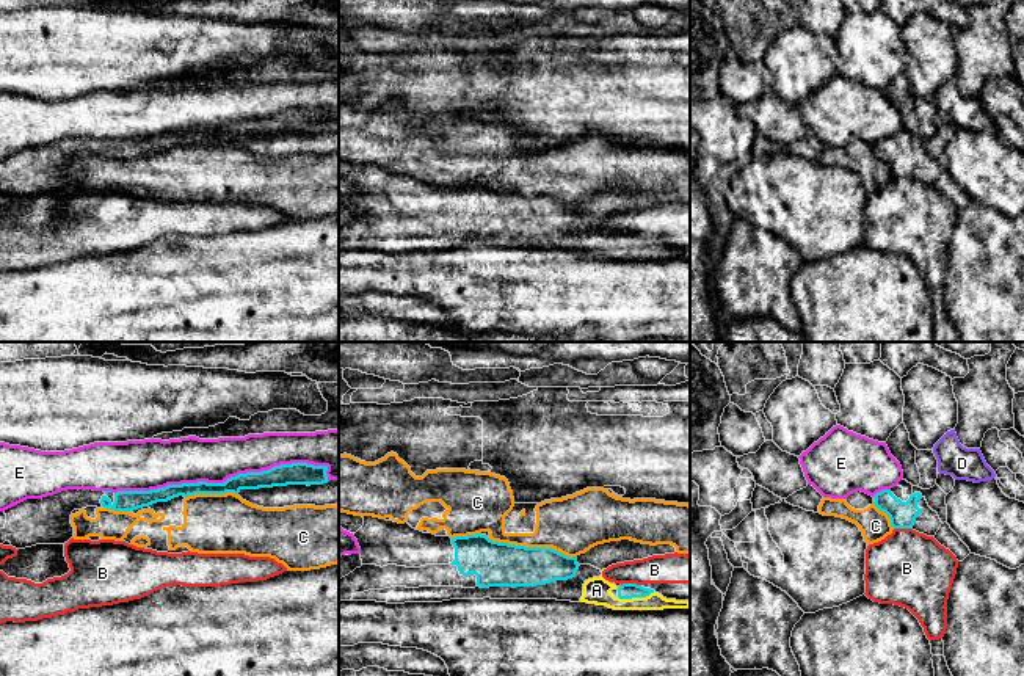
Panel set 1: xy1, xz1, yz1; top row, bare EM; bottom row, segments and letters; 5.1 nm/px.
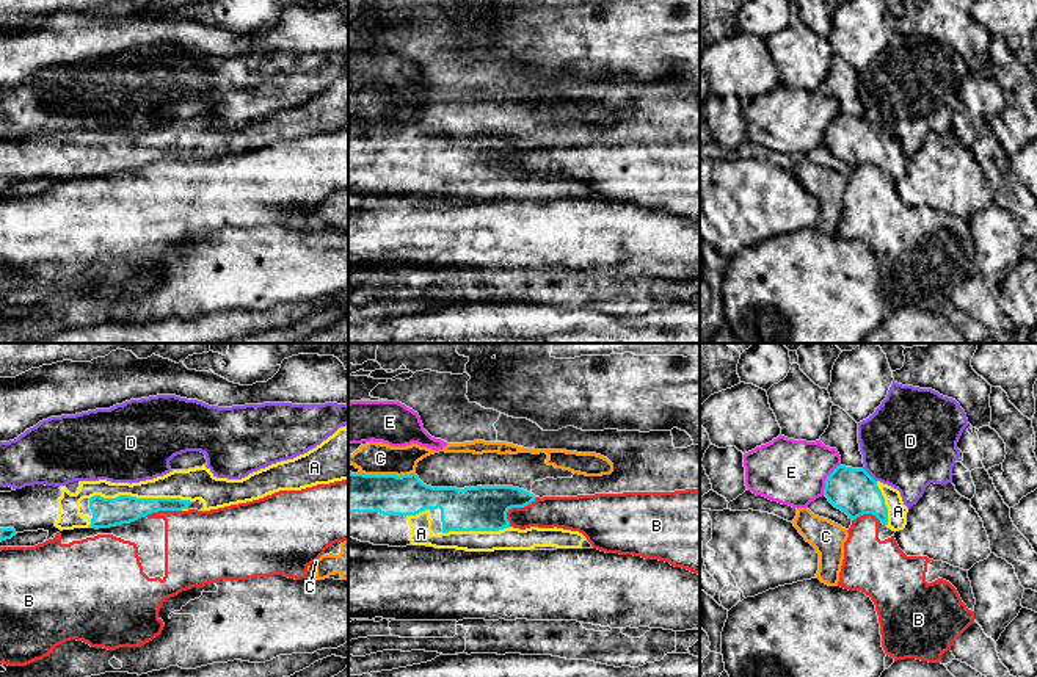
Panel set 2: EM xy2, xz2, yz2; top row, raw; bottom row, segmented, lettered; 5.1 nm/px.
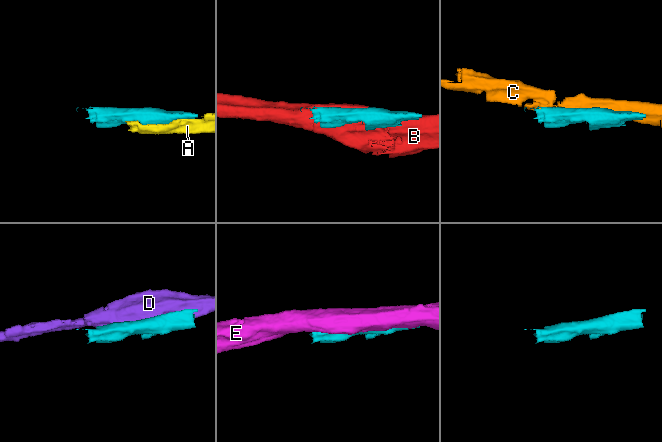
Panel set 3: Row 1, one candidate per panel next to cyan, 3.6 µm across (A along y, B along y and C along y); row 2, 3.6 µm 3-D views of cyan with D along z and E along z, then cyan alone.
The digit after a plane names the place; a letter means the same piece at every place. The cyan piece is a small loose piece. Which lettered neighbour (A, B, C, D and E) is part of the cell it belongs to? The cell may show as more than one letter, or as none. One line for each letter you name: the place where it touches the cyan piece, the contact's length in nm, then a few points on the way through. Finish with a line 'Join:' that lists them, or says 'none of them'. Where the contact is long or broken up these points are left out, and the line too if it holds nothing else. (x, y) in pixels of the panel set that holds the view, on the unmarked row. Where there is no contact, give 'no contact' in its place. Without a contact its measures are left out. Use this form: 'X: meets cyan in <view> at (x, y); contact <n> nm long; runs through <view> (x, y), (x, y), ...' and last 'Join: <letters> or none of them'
A: meets cyan in xy2 at (141, 148); contact 550 nm long
Join: A

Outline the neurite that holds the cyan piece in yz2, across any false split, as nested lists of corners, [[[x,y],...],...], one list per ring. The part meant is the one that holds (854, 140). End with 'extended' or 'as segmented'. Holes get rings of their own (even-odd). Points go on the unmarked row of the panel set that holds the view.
[[[839,113],[827,125],[824,144],[852,169],[872,163],[893,180],[904,179],[907,174],[908,157],[904,154],[901,141],[875,130],[864,118]]] | extended

